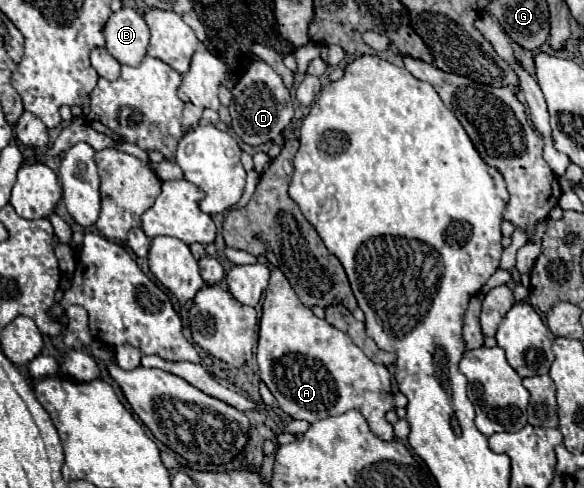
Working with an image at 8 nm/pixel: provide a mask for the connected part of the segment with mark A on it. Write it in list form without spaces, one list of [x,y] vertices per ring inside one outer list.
[[[258,257],[258,261],[268,265],[270,283],[266,287],[266,297],[262,305],[260,339],[258,339],[256,357],[258,357],[260,379],[268,385],[280,409],[288,413],[292,419],[304,419],[308,423],[314,423],[318,419],[326,419],[332,415],[342,415],[350,409],[356,409],[364,415],[372,433],[378,439],[394,441],[396,439],[394,429],[384,417],[394,407],[391,374],[388,373],[388,369],[384,365],[372,363],[364,355],[364,351],[356,343],[352,343],[352,339],[346,333],[332,327],[326,319],[318,319],[308,307],[304,307],[278,265],[272,265],[266,257]]]

